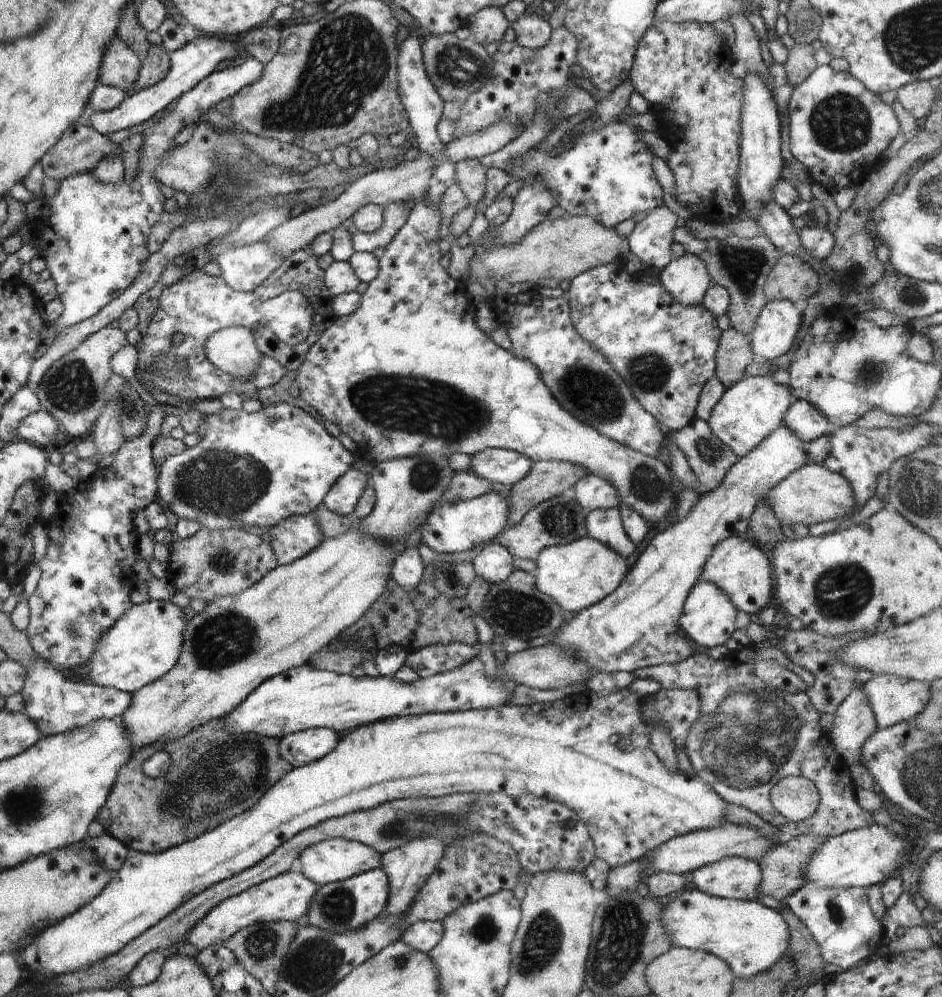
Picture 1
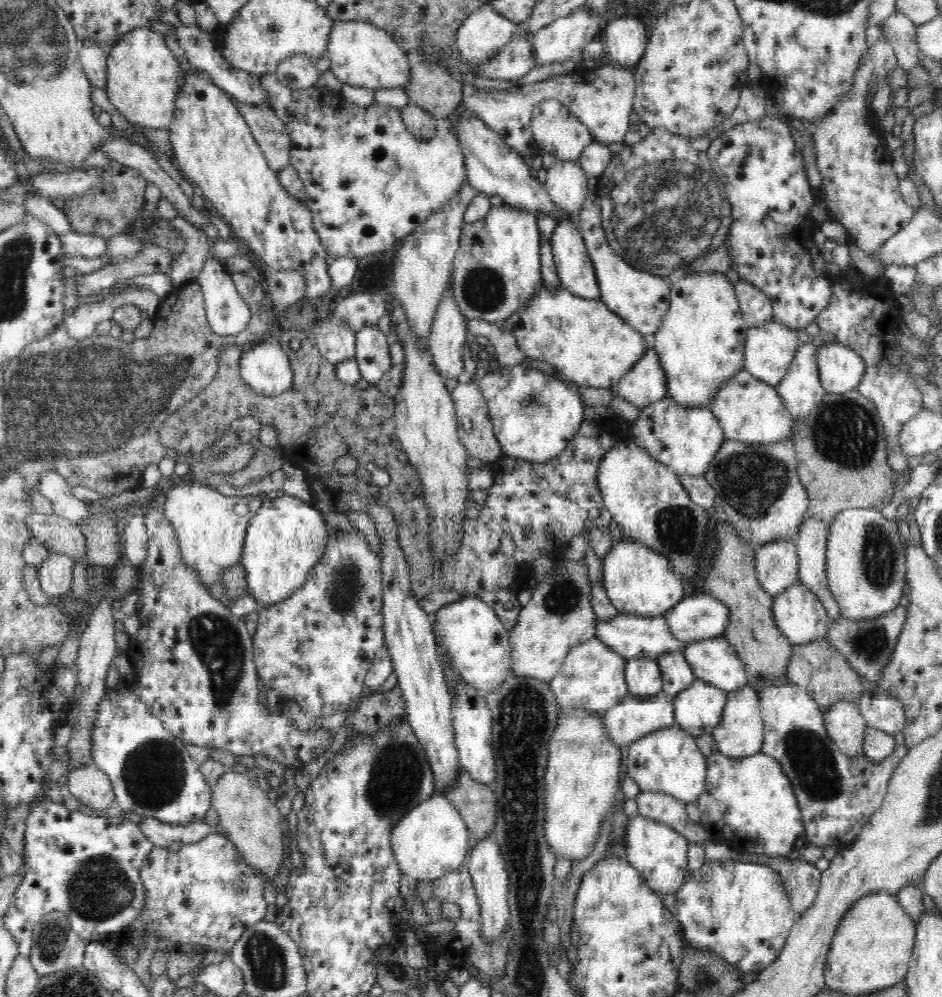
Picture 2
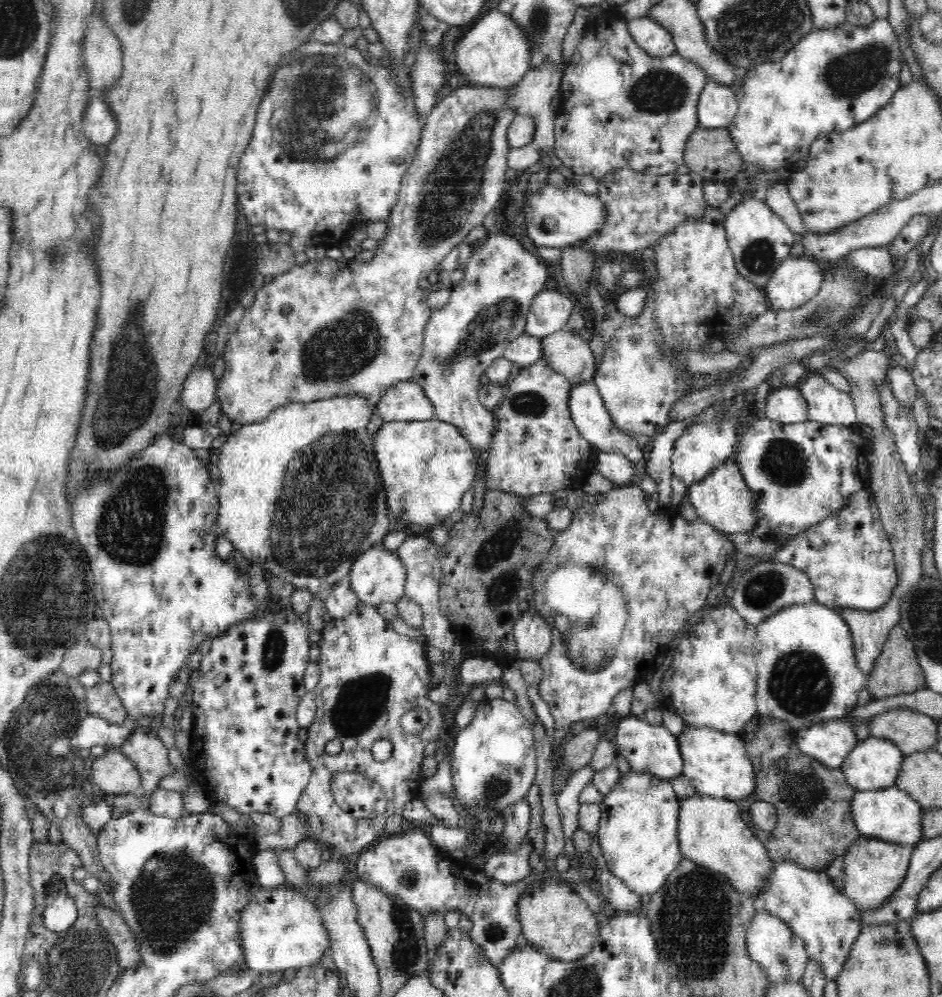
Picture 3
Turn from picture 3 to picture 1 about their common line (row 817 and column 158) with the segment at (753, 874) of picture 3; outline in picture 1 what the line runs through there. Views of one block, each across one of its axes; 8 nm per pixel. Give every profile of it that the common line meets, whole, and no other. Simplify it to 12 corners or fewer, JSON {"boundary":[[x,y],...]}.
{"boundary":[[357,523],[186,621],[133,750],[230,715],[352,627],[418,548]]}

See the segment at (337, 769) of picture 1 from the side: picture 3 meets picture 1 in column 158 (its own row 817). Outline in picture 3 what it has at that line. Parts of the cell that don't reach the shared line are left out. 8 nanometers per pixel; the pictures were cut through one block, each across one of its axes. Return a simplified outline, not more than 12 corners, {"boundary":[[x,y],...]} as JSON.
{"boundary":[[897,787],[858,791],[862,837],[914,847],[925,809]]}

